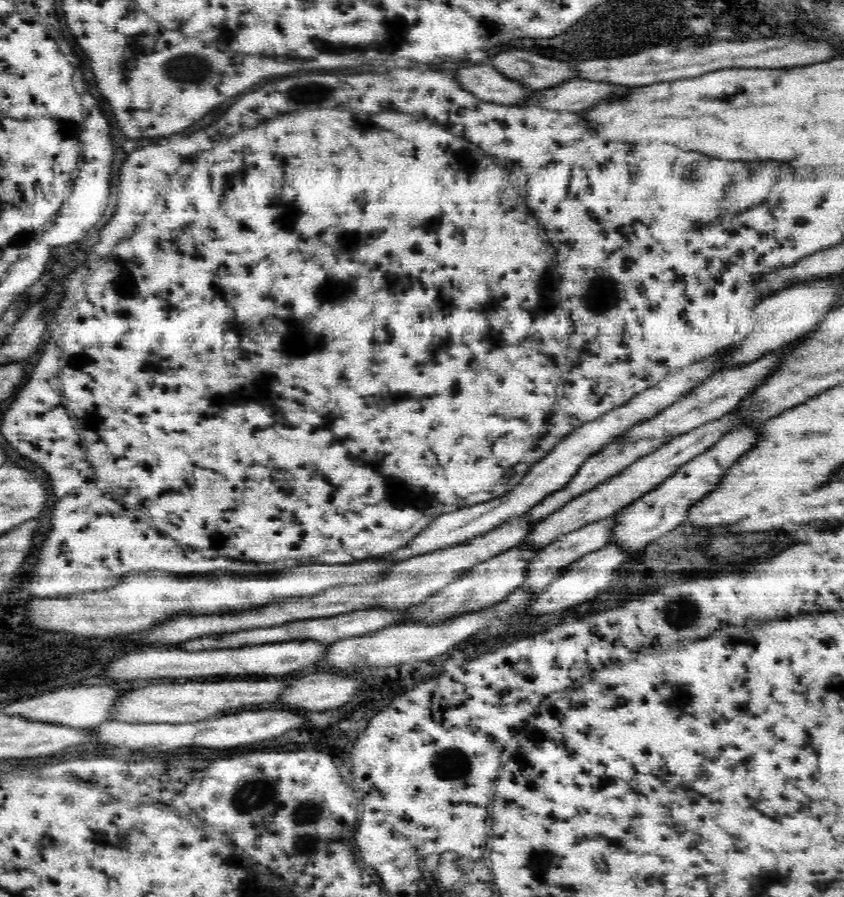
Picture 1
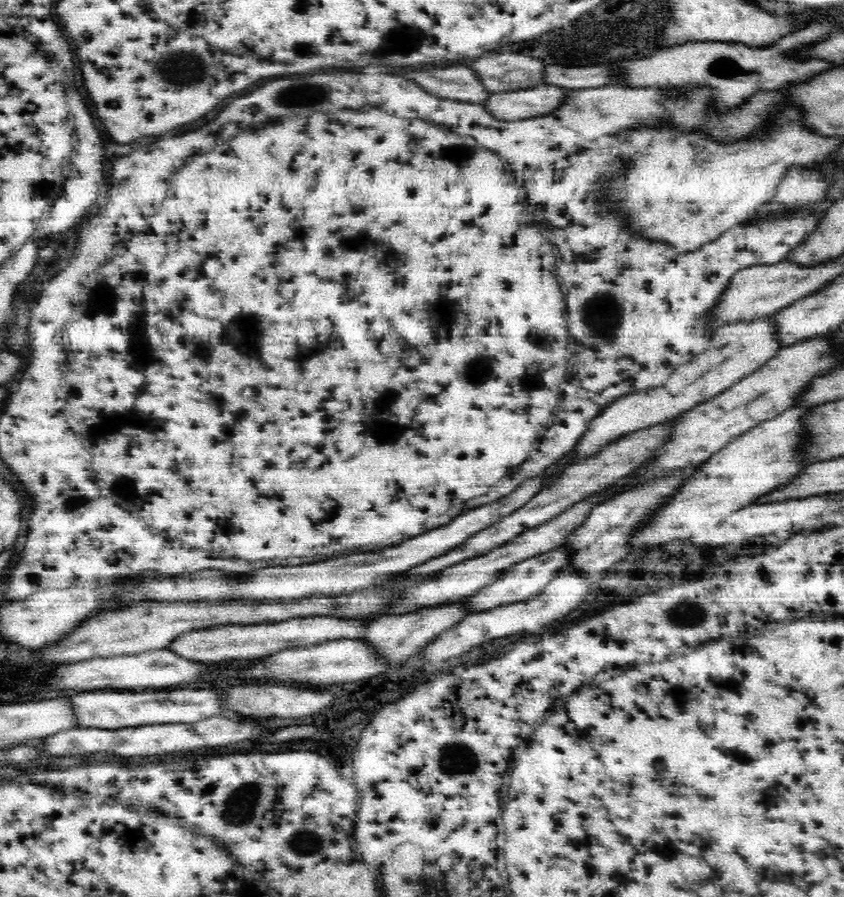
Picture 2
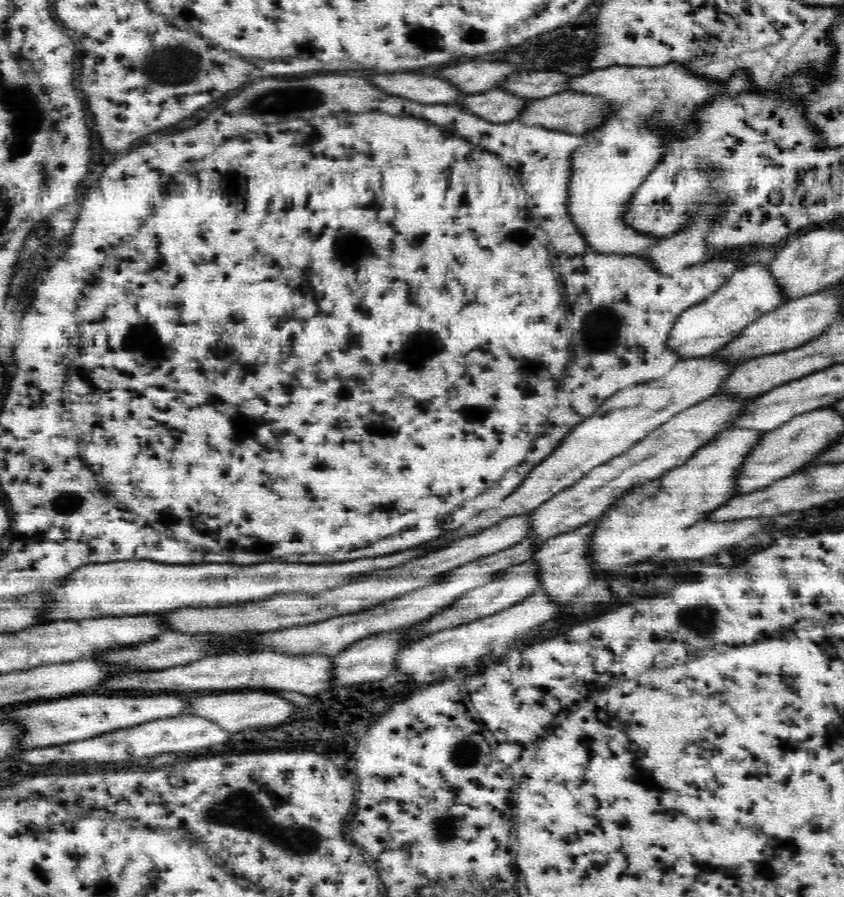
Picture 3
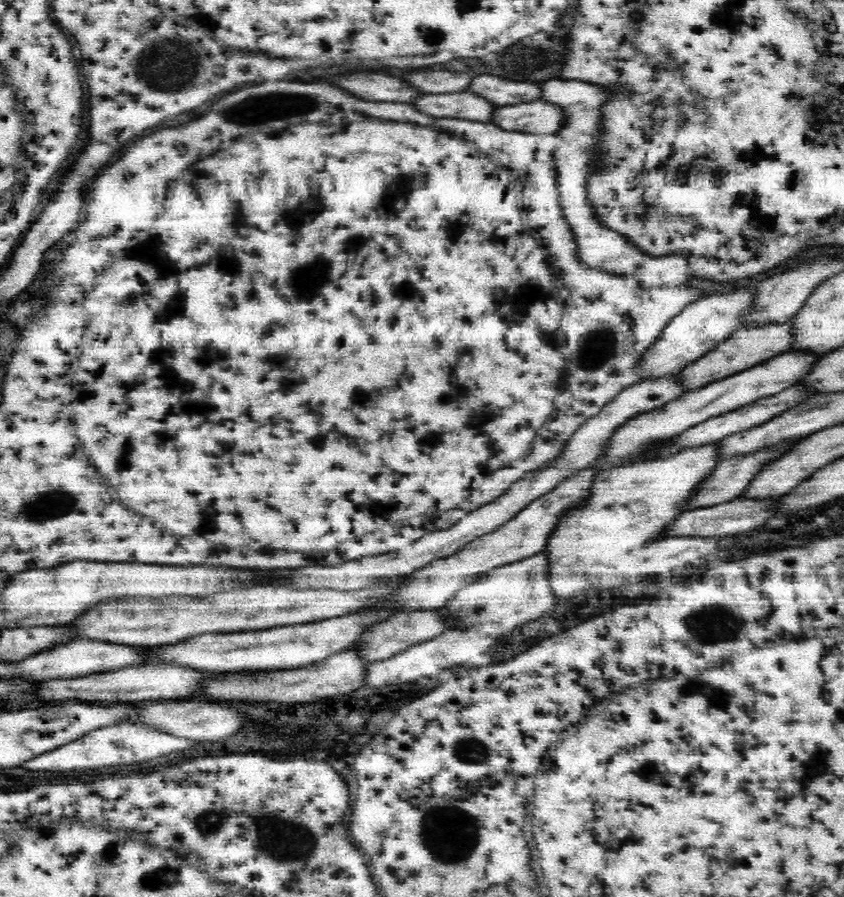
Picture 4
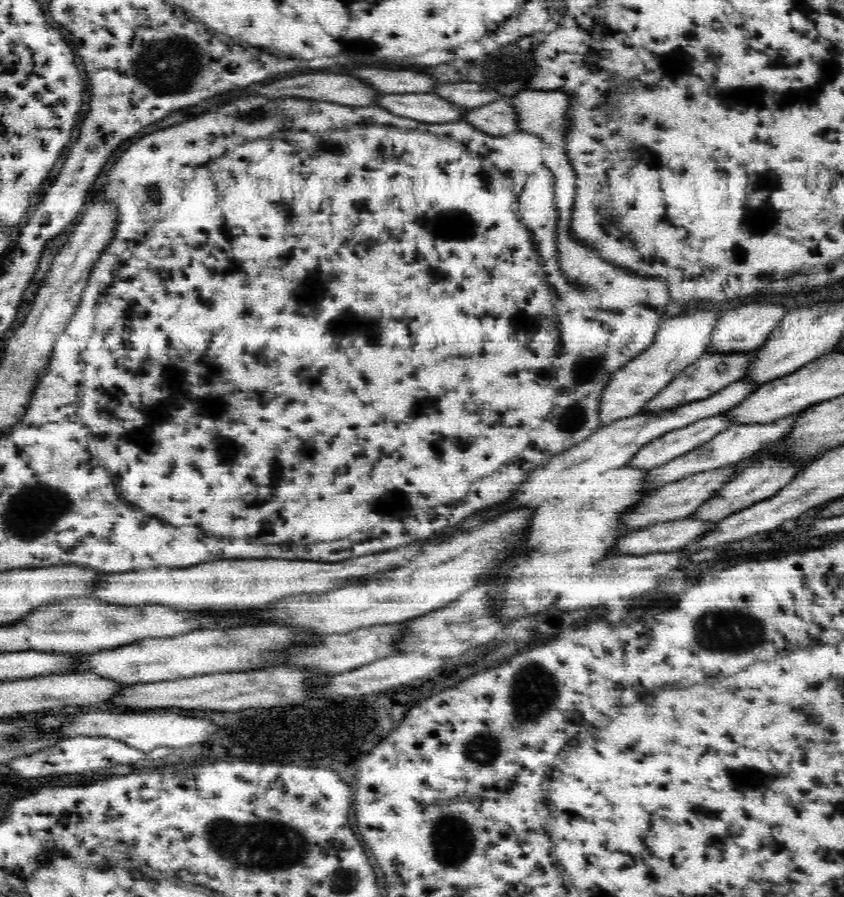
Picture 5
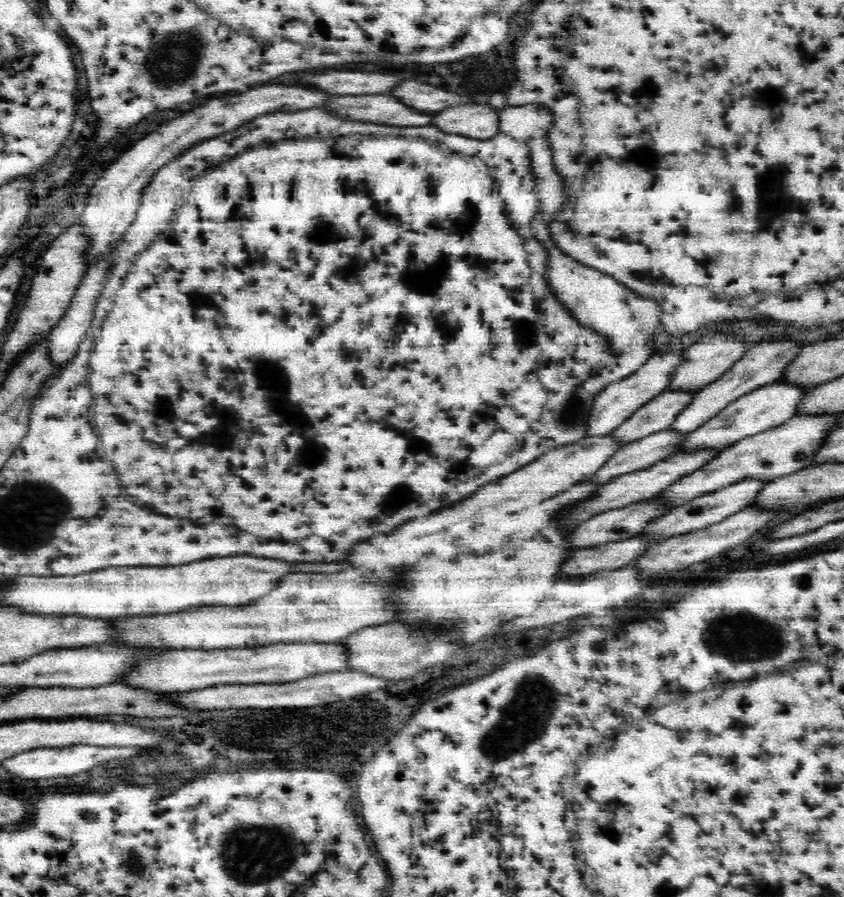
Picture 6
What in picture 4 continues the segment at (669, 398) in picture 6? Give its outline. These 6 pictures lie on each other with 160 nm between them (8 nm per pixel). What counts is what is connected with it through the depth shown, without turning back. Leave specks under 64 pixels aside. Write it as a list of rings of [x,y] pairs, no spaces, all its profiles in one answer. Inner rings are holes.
[[[792,321],[740,327],[732,332],[730,338],[720,342],[710,353],[682,370],[678,376],[679,384],[684,387],[684,392],[688,392],[718,382],[718,380],[724,380],[730,375],[750,369],[752,366],[758,366],[758,364],[762,364],[762,362],[775,358],[782,353],[787,353],[792,346],[792,340],[794,340]]]

